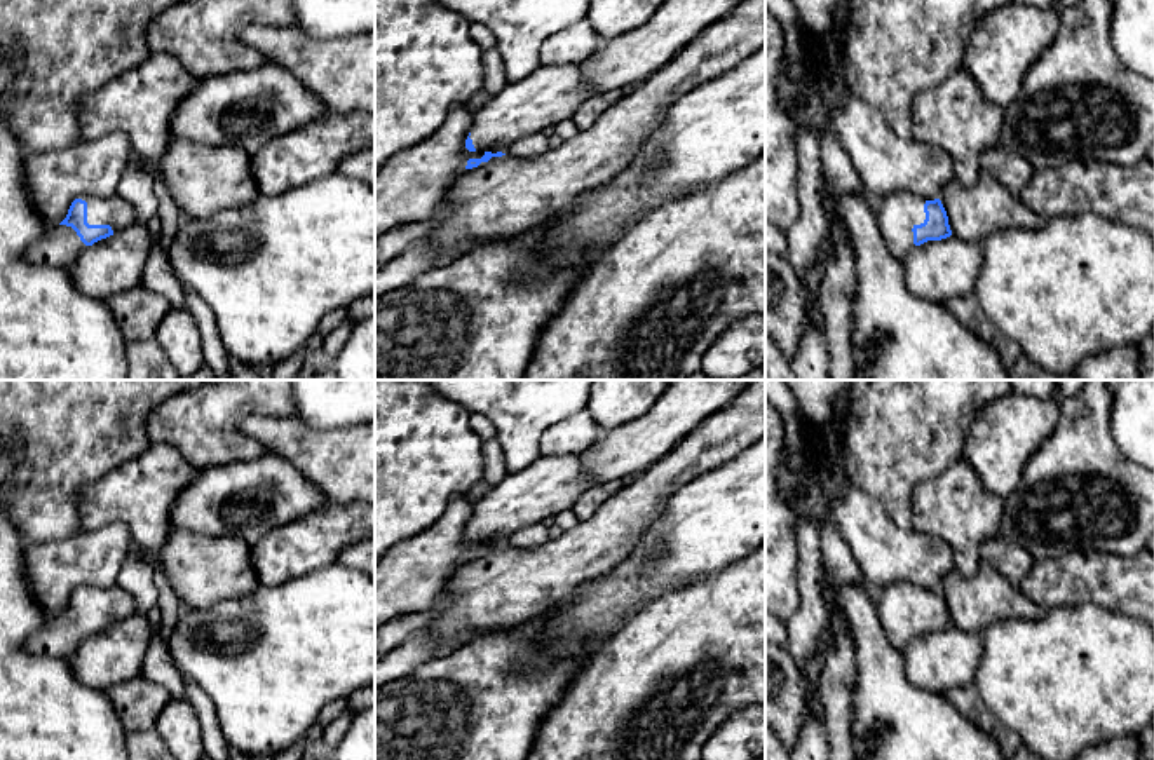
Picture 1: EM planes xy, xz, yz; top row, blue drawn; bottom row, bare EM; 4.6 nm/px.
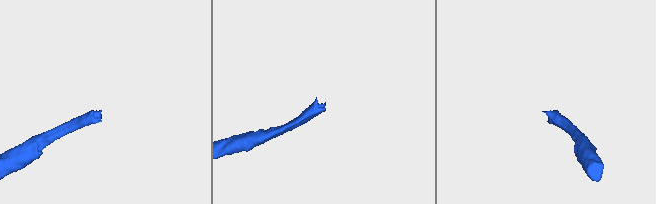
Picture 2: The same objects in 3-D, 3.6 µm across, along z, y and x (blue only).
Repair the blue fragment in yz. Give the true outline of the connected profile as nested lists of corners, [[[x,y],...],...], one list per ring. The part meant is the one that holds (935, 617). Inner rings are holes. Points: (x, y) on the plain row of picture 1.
[[[893,582],[875,591],[877,617],[889,645],[905,648],[913,636],[952,626],[940,589],[926,591],[910,582]]]

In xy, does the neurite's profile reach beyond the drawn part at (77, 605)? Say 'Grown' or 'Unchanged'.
Grown

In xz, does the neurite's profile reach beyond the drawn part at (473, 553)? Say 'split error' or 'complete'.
split error

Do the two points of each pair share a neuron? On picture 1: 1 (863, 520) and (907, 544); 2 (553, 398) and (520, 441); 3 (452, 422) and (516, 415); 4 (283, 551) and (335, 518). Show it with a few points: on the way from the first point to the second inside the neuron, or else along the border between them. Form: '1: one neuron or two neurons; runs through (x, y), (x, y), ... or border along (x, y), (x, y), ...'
1: one neuron; runs through (874, 530), (888, 544), (896, 544)
2: one neuron; runs through (543, 407), (520, 431)
3: two neurons; border along (445, 398), (459, 403), (471, 415)
4: one neuron; runs through (295, 549), (311, 542), (323, 530)

